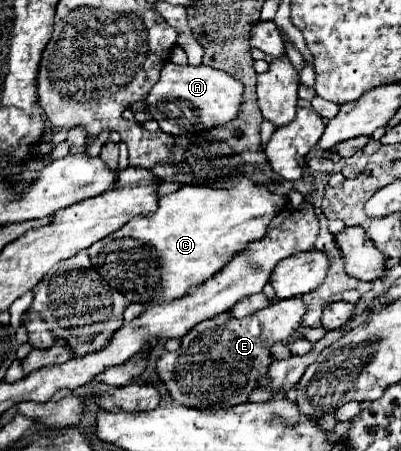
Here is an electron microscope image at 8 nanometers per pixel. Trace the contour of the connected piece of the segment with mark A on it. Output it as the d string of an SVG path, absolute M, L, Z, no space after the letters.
M168 61L162 67L158 83L148 93L146 109L150 117L160 123L160 129L170 135L200 133L234 121L242 105L242 95L244 95L244 85L238 83L238 79L234 79L226 71L206 65L180 67Z

